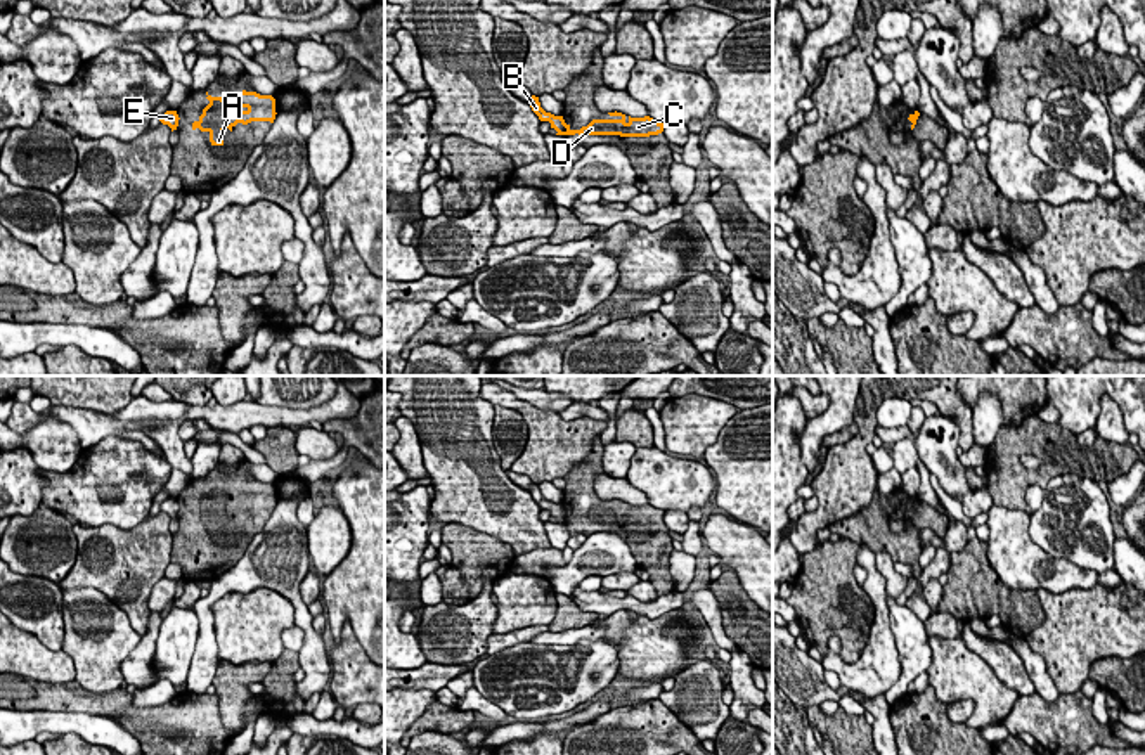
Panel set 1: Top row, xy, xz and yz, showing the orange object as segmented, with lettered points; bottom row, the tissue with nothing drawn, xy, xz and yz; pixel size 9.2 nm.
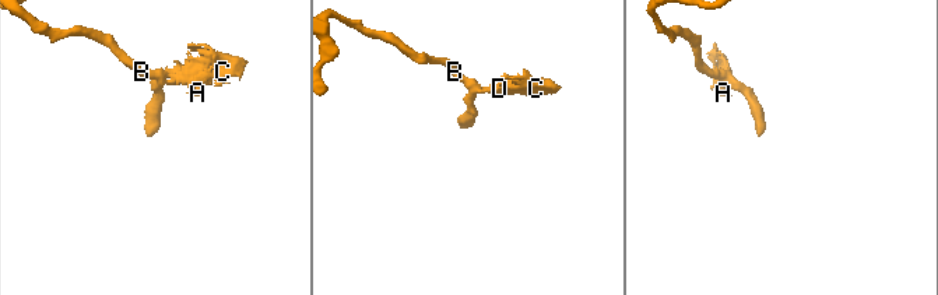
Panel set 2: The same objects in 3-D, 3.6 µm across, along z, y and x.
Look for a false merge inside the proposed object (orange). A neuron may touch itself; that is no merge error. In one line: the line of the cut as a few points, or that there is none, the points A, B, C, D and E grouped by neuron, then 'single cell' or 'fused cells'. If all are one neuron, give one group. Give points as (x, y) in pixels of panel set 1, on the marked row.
cut in xz along (567, 125), (563, 134); A C D / B E; fused cells

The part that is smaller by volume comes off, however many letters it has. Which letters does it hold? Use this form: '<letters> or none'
A, C, D

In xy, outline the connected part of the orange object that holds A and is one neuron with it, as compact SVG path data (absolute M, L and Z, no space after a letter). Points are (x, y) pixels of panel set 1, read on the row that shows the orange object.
M206 92L210 104L203 109L197 121L192 123L192 130L210 133L211 145L223 145L223 130L232 128L237 123L248 125L251 121L275 119L275 99L272 95L260 95L256 92L227 92L225 97L211 97Z

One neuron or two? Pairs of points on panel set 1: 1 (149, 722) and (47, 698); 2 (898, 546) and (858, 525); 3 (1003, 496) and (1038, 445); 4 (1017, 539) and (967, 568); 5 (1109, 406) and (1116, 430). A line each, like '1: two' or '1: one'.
1: one
2: one
3: one
4: two
5: one

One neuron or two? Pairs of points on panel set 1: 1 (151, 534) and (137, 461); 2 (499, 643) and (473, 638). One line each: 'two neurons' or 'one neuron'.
1: two neurons
2: two neurons

